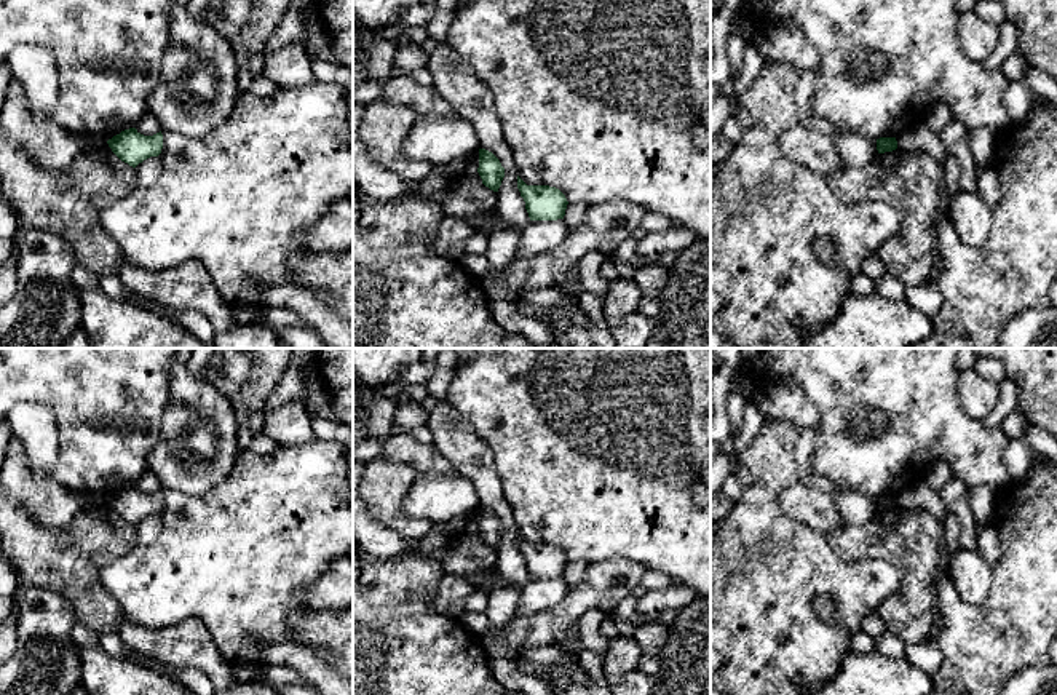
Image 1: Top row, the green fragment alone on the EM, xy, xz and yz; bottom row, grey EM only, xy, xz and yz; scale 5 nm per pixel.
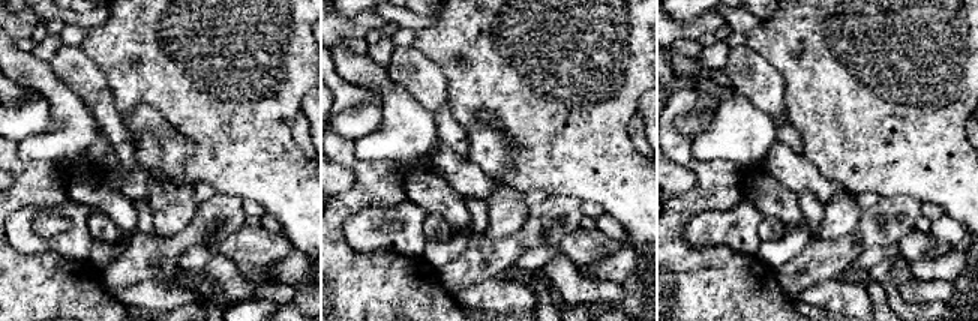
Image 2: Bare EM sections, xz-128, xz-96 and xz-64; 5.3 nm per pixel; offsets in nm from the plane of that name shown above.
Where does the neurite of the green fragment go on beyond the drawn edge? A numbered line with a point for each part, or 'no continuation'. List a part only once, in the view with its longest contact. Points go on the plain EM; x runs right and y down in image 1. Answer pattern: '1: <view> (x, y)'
no continuation

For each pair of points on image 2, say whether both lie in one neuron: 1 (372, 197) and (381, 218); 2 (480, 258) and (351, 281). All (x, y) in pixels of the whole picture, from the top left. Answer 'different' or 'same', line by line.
1: different
2: different

